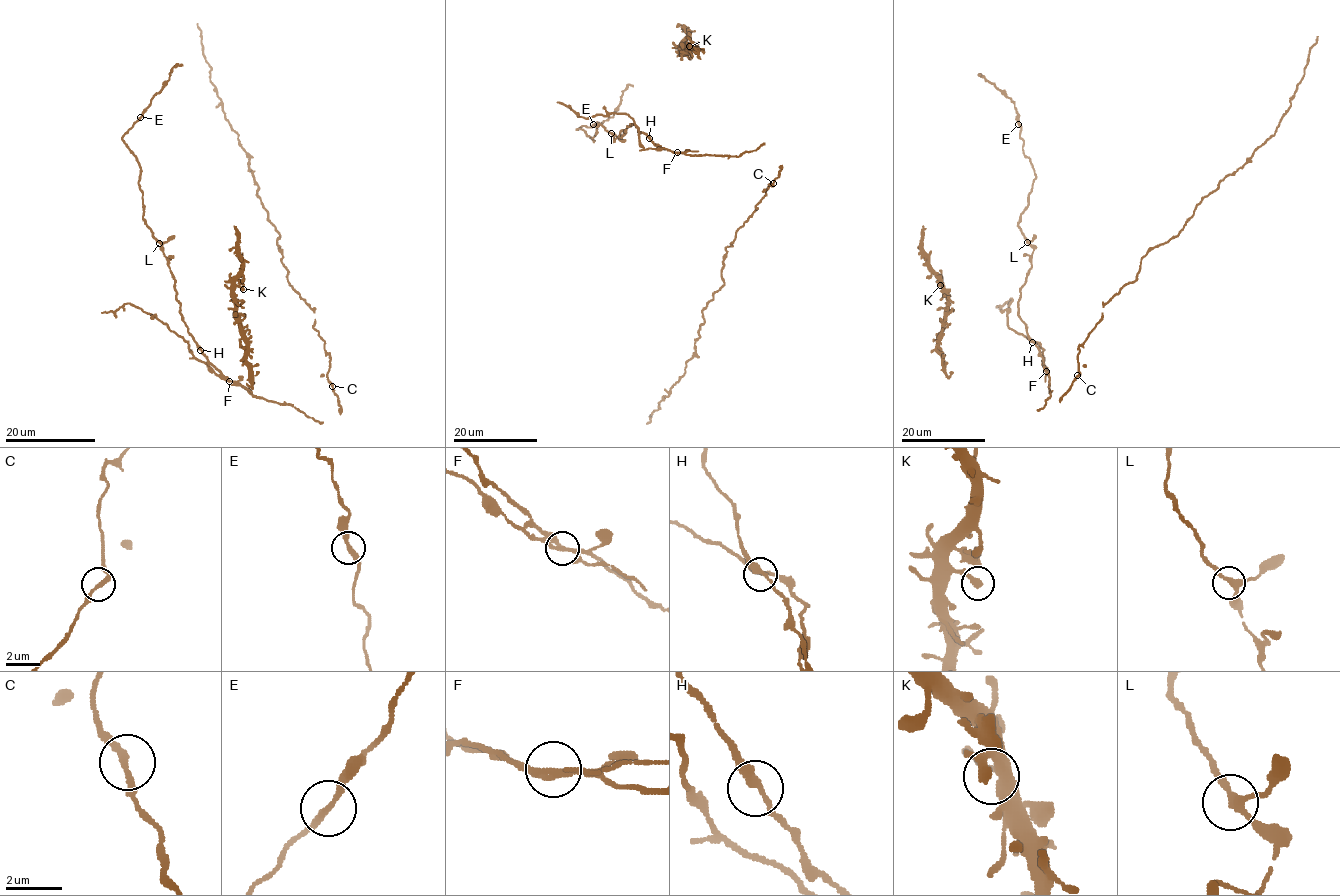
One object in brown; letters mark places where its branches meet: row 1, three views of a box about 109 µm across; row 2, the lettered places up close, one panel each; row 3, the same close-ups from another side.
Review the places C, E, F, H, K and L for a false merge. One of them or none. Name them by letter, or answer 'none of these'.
F

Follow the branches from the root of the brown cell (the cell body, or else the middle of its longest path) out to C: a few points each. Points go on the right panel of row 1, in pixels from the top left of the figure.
C: (1059, 401), (1077, 375)

